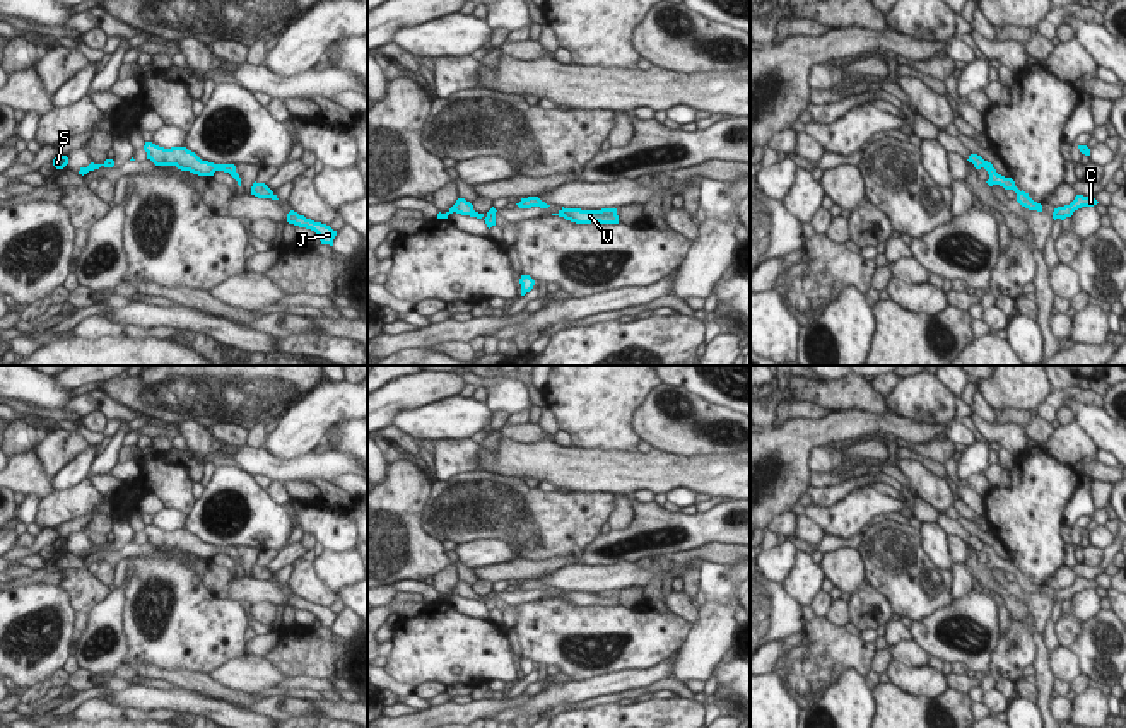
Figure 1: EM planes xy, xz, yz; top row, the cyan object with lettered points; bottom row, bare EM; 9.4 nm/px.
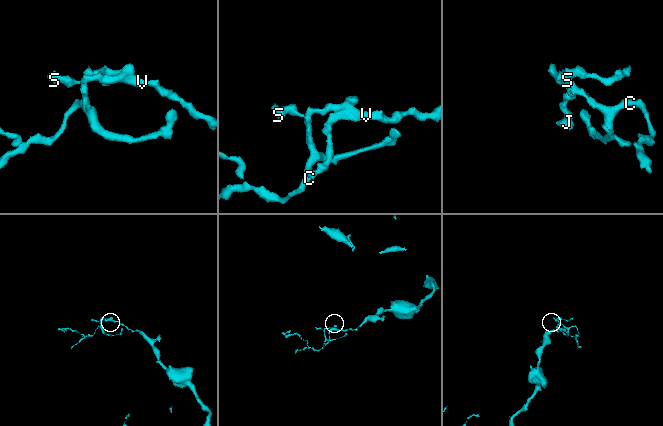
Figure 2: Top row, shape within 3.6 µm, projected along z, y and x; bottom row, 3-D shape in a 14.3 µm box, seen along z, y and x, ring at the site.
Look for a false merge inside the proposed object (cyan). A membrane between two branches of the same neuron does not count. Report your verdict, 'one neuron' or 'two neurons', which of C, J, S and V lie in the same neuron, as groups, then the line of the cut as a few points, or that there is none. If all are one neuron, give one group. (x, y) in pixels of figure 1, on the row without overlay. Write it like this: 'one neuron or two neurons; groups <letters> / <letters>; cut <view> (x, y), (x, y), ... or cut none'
one neuron; groups C J S V; cut none

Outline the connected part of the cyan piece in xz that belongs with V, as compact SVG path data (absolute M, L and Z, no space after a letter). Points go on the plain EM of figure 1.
M560 591L557 596L564 600L566 603L576 605L576 607L619 607L617 591L601 591L601 593L581 593L581 591Z

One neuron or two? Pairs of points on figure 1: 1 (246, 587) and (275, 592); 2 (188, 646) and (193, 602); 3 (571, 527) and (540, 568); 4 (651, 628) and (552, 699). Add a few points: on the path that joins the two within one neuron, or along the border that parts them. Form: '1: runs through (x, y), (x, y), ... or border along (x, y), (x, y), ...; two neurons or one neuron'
1: runs through (253, 590), (269, 592); one neuron
2: runs through (188, 636), (188, 612); one neuron
3: border along (583, 549), (578, 556), (520, 559); two neurons
4: border along (619, 670), (571, 681); two neurons

